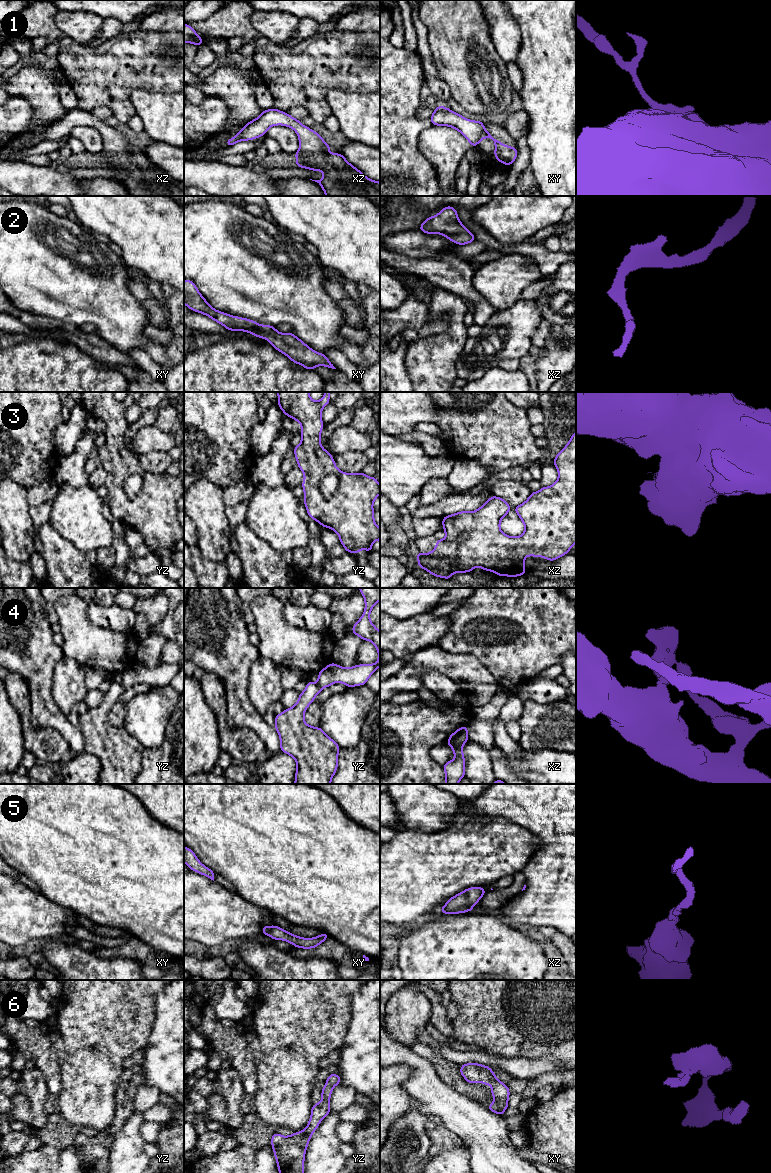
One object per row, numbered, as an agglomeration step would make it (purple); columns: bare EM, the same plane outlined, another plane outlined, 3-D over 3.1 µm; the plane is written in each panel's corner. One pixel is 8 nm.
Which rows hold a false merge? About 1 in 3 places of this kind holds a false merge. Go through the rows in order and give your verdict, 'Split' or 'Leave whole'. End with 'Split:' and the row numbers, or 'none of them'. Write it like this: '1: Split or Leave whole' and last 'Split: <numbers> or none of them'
1: Leave whole
2: Leave whole
3: Split
4: Leave whole
5: Leave whole
6: Leave whole
Split: 3

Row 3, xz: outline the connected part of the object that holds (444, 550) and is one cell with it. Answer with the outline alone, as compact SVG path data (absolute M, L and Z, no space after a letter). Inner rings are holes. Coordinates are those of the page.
M462 532L458 539L453 542L437 539L435 548L432 552L427 553L429 558L437 559L454 559L457 555L459 544L467 538L467 532Z

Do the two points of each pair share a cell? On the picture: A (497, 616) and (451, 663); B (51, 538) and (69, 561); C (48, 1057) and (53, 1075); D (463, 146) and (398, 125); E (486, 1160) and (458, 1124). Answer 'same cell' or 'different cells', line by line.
A: different cells
B: same cell
C: same cell
D: different cells
E: same cell

